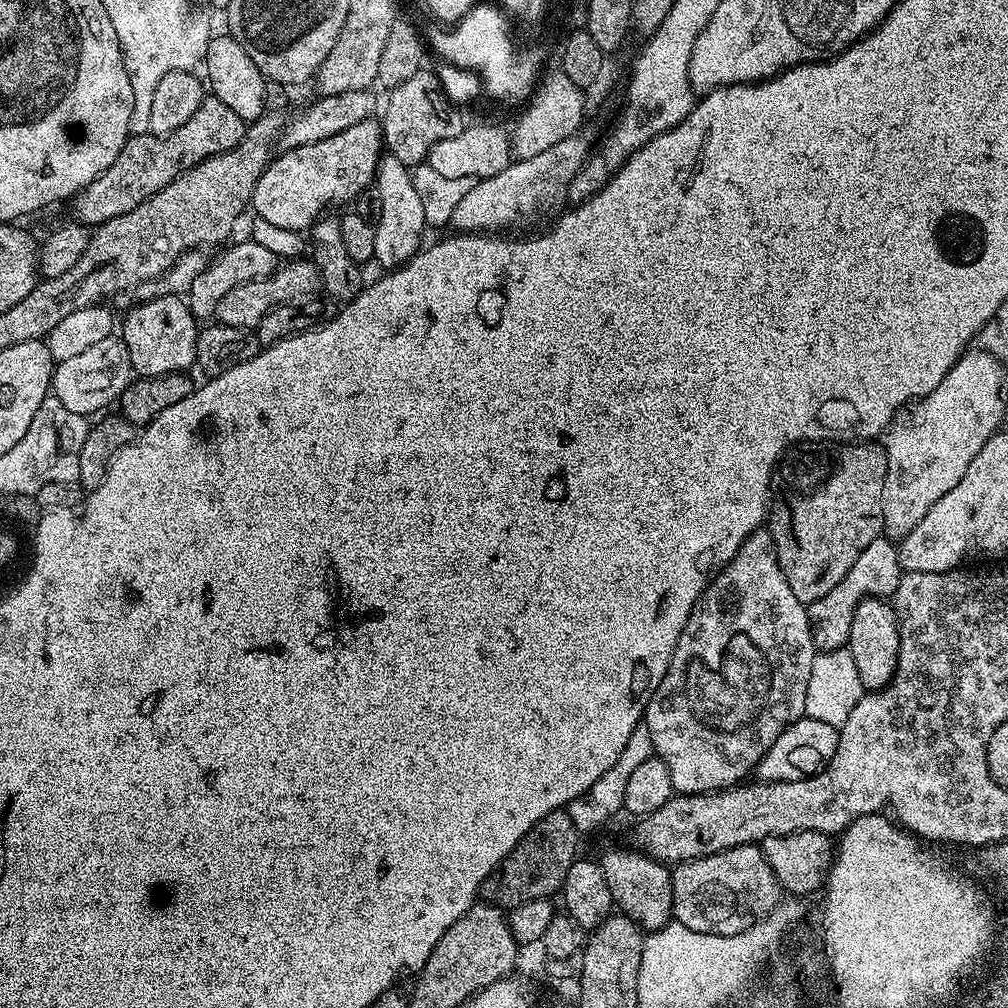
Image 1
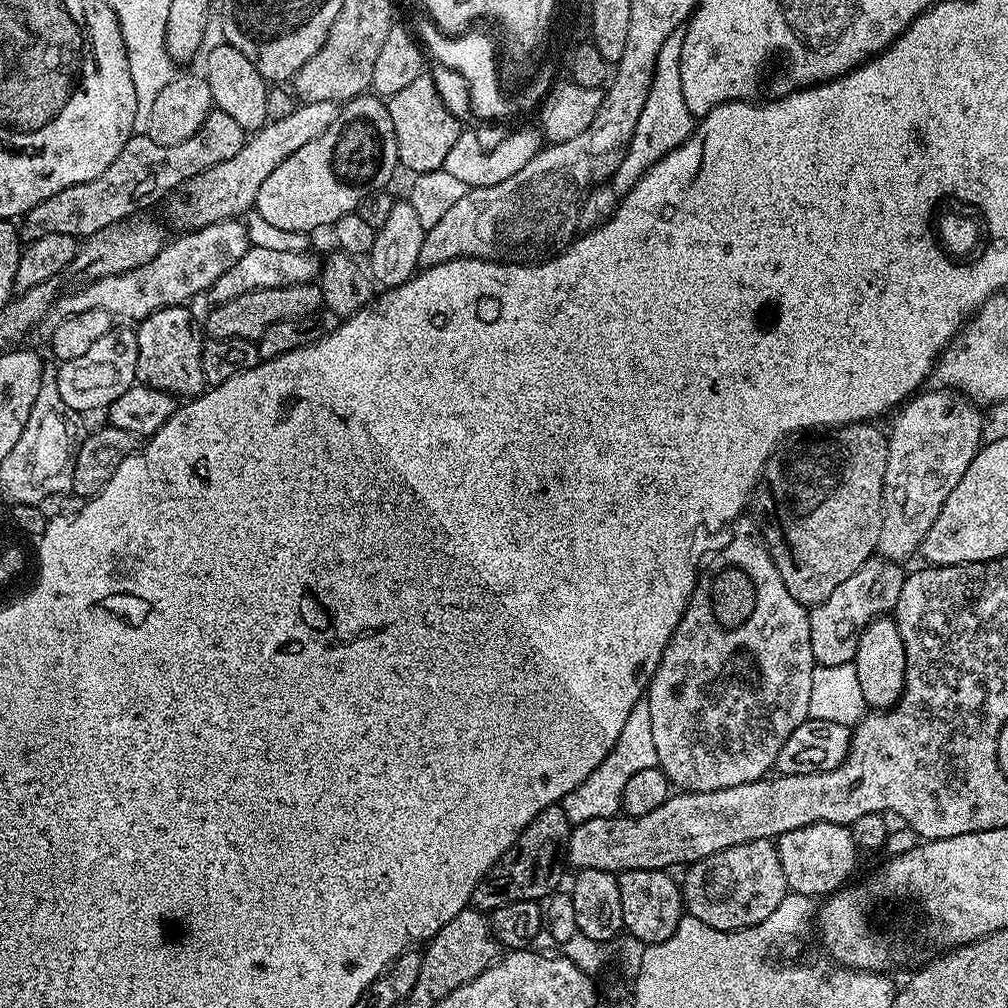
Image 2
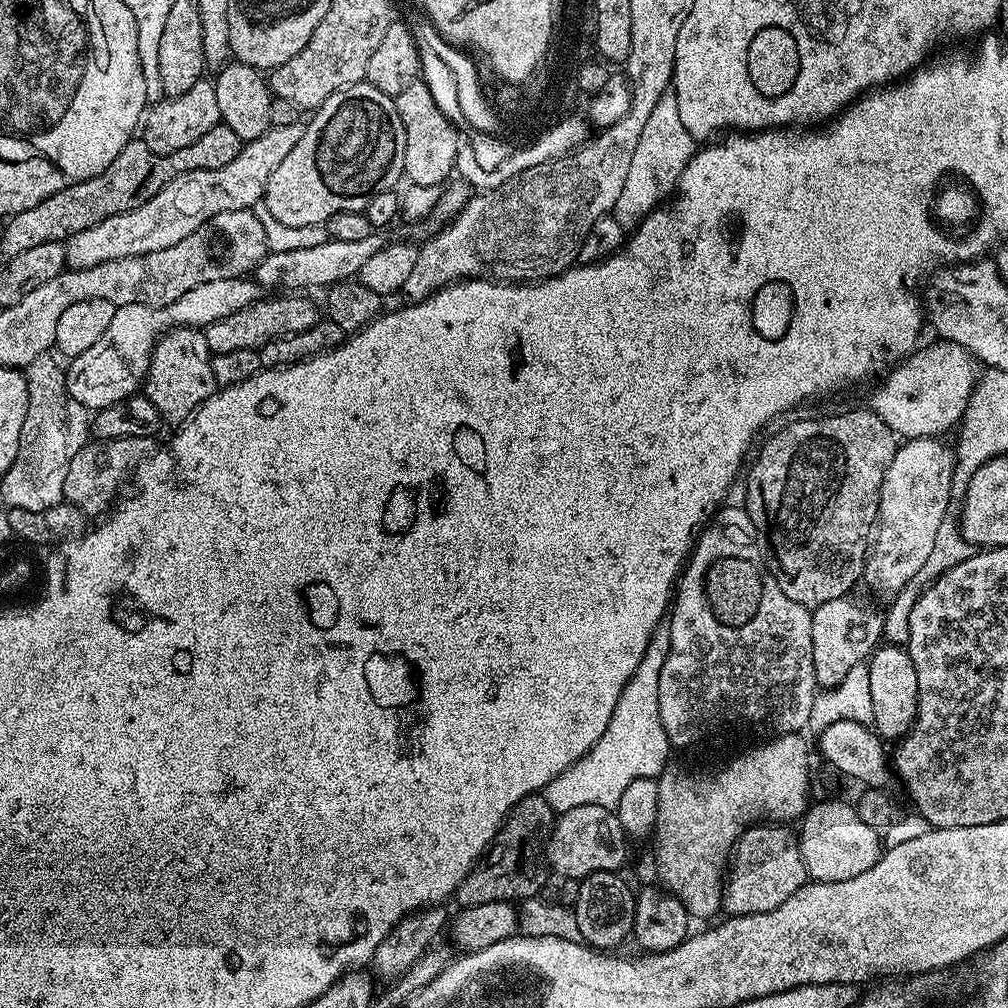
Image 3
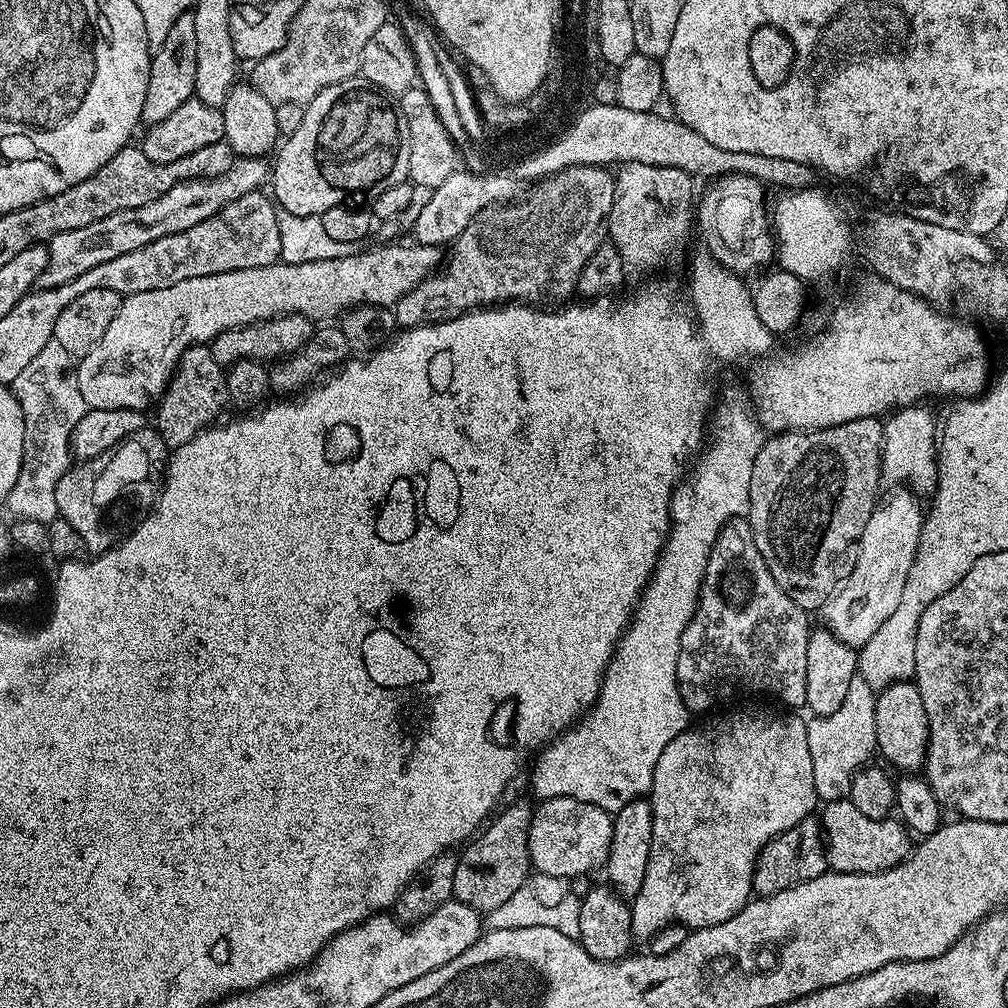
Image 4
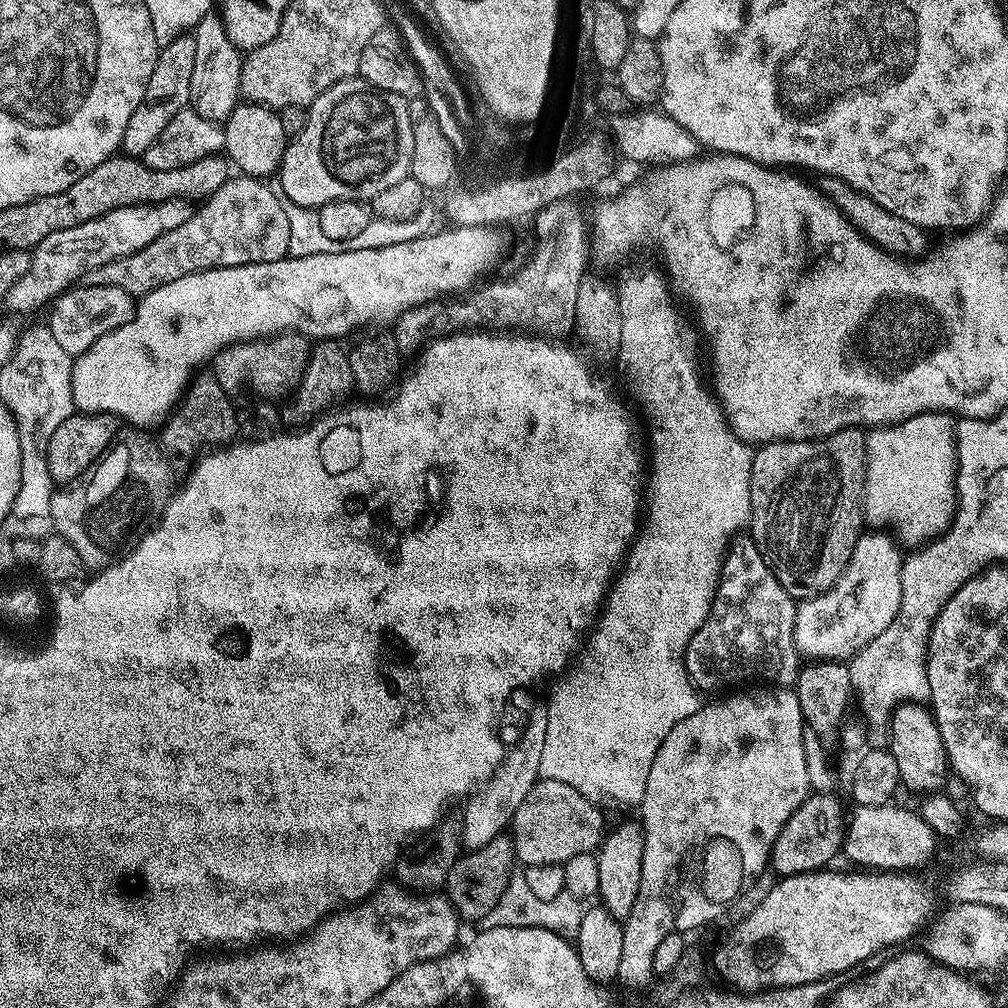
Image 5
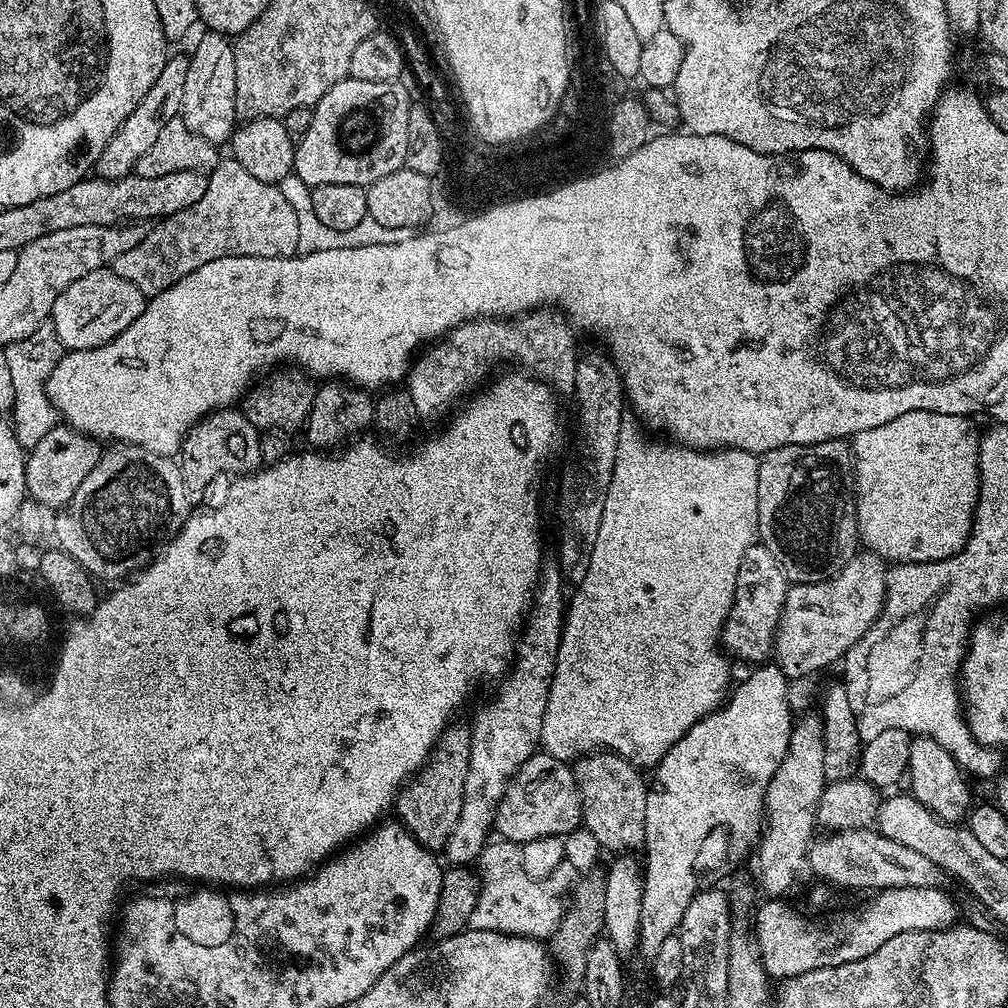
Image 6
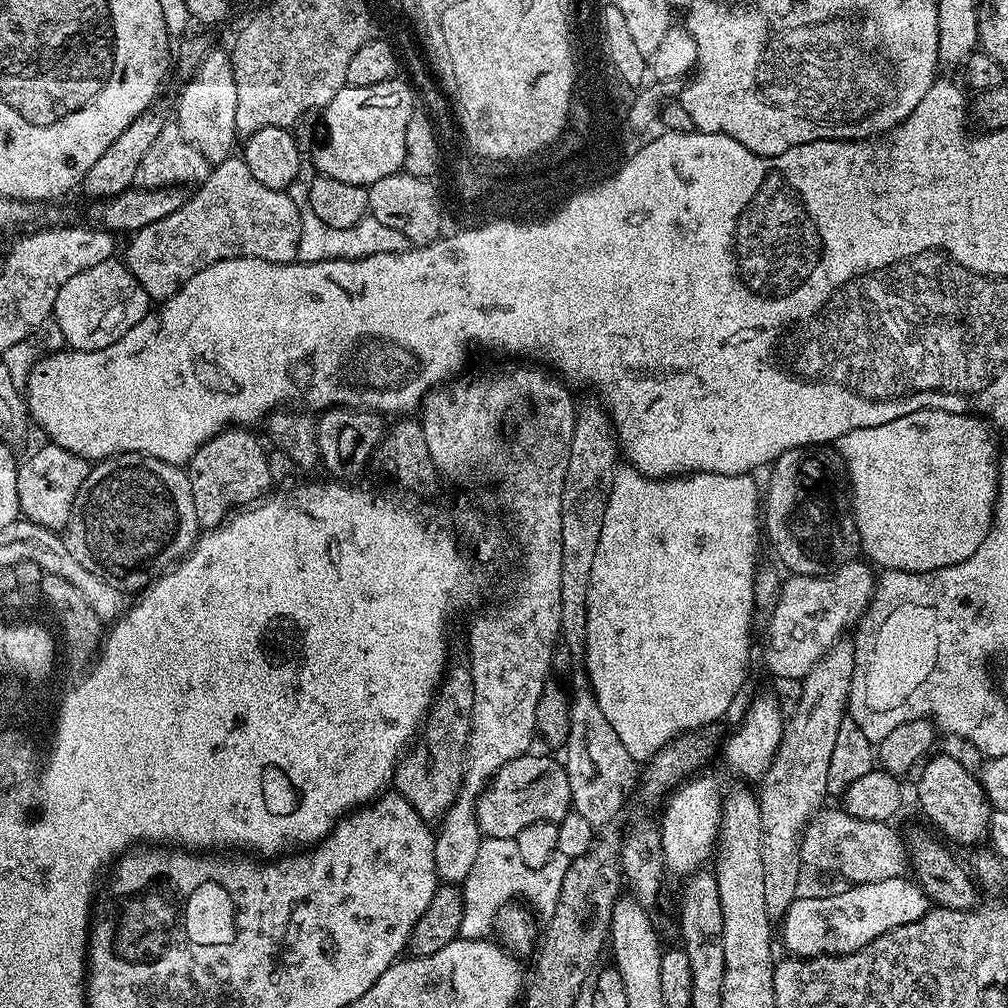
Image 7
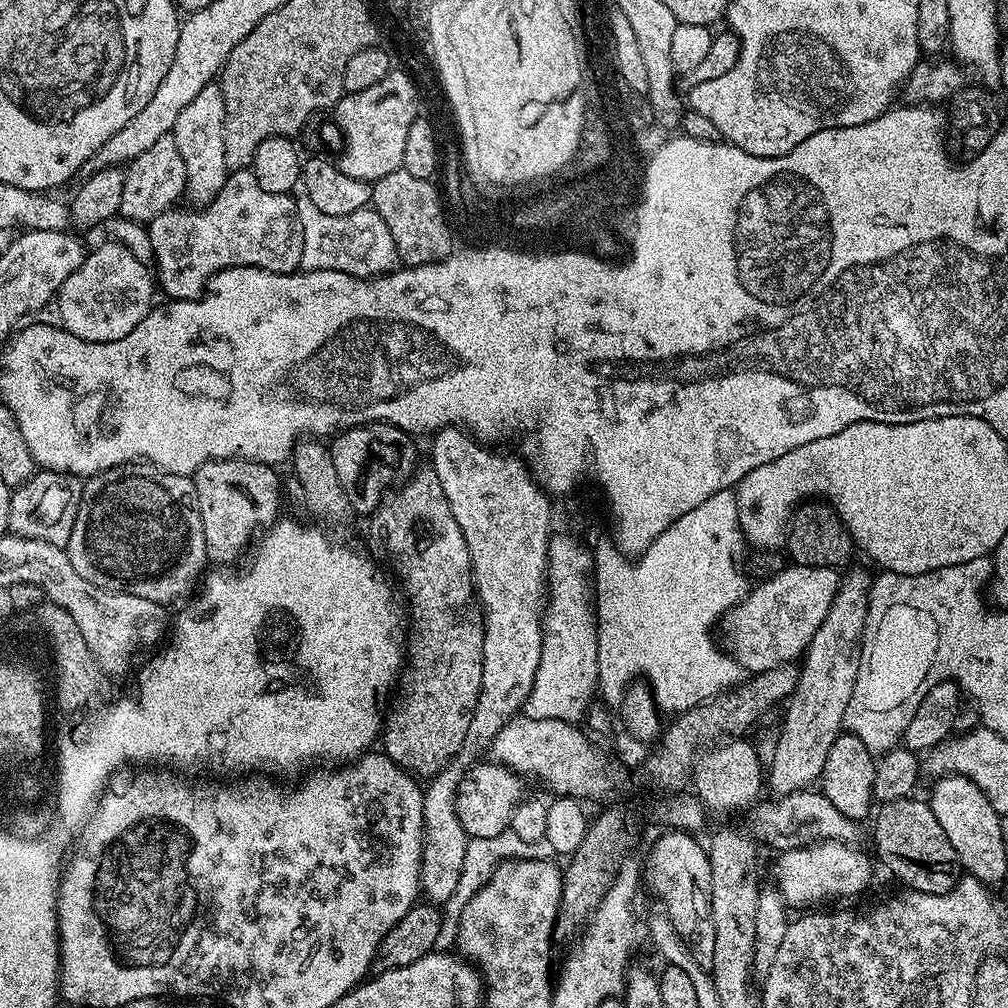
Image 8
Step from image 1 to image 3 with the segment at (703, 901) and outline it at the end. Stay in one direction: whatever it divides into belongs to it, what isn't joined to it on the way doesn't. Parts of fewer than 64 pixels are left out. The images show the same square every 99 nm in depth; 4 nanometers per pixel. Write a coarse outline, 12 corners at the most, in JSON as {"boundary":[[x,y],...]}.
{"boundary":[[755,824],[732,850],[728,916],[766,914],[808,880],[799,837]]}

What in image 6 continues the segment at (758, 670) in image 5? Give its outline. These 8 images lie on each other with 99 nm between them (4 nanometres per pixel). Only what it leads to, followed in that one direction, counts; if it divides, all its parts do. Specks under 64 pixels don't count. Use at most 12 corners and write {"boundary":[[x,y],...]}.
{"boundary":[[750,545],[722,633],[733,657],[773,655],[790,581]]}

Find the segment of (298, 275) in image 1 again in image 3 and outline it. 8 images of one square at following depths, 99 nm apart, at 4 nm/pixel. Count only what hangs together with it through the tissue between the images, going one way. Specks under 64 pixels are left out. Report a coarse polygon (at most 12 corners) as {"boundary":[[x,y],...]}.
{"boundary":[[272,294],[207,325],[214,354],[261,349],[322,318],[304,294]]}

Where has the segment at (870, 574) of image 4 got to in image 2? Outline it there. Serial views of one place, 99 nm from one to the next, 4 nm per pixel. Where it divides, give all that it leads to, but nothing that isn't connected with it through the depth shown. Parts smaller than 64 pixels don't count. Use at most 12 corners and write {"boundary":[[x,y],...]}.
{"boundary":[[915,395],[888,436],[879,555],[920,551],[985,417]]}

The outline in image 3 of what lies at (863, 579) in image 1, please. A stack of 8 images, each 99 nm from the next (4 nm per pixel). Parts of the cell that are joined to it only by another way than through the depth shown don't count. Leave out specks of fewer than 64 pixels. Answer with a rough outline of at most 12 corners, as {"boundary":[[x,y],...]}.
{"boundary":[[848,596],[811,609],[814,678],[836,688],[884,635]]}

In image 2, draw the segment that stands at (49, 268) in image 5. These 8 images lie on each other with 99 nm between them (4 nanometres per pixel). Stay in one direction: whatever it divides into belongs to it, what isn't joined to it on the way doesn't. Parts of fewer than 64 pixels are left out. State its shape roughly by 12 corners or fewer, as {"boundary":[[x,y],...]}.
{"boundary":[[335,100],[301,103],[249,135],[234,158],[185,180],[185,229],[253,211],[294,150],[318,138]]}

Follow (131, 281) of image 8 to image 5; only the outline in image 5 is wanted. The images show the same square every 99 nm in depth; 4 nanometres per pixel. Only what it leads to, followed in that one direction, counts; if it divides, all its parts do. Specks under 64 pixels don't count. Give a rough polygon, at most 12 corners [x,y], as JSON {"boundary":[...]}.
{"boundary":[[84,283],[56,297],[46,317],[73,358],[125,324],[134,297]]}

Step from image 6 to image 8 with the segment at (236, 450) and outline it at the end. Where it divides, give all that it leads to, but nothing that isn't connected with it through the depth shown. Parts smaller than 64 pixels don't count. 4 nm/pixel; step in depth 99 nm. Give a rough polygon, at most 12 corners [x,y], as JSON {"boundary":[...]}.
{"boundary":[[207,460],[194,479],[208,559],[232,563],[281,515],[281,477]]}

